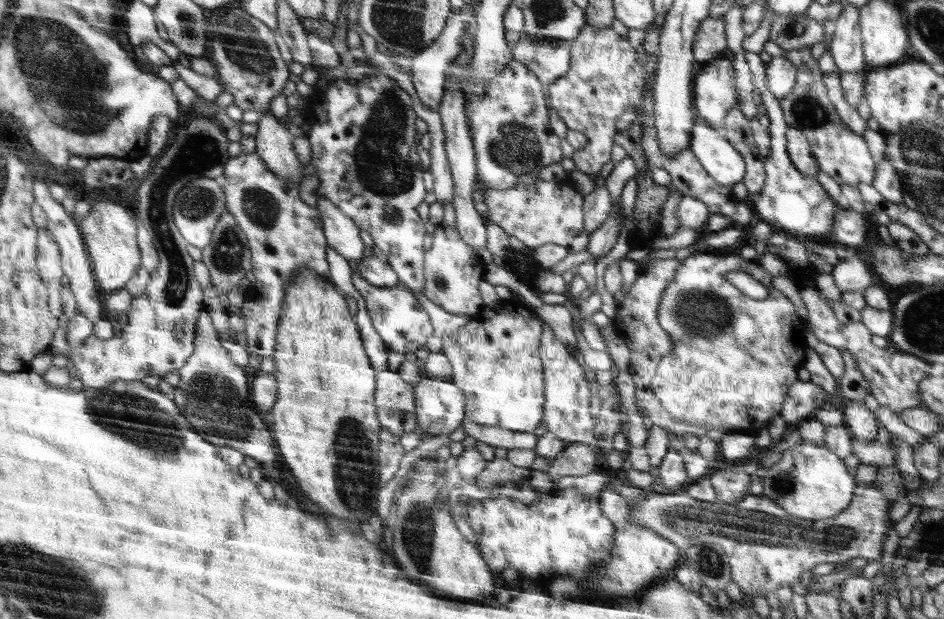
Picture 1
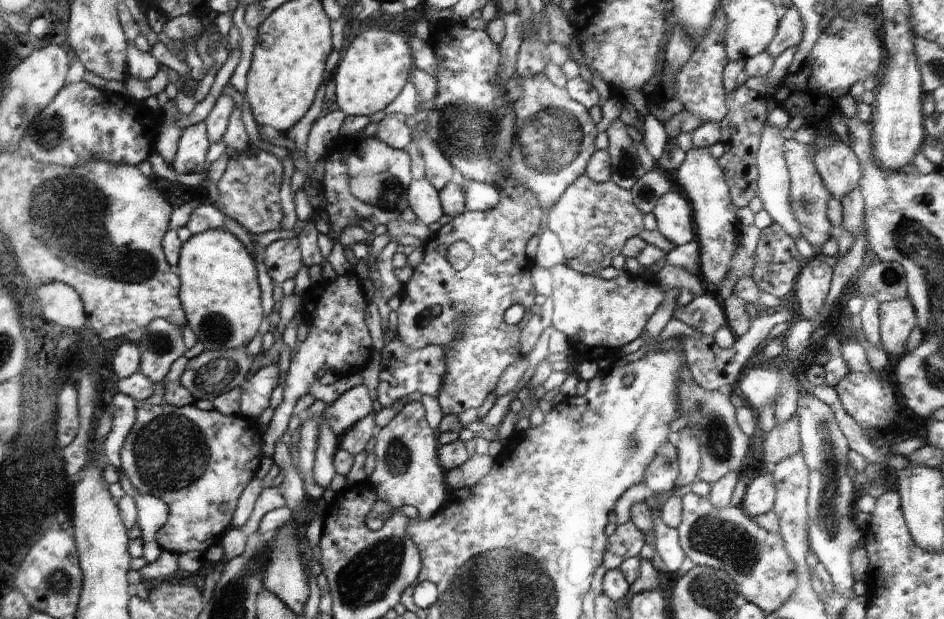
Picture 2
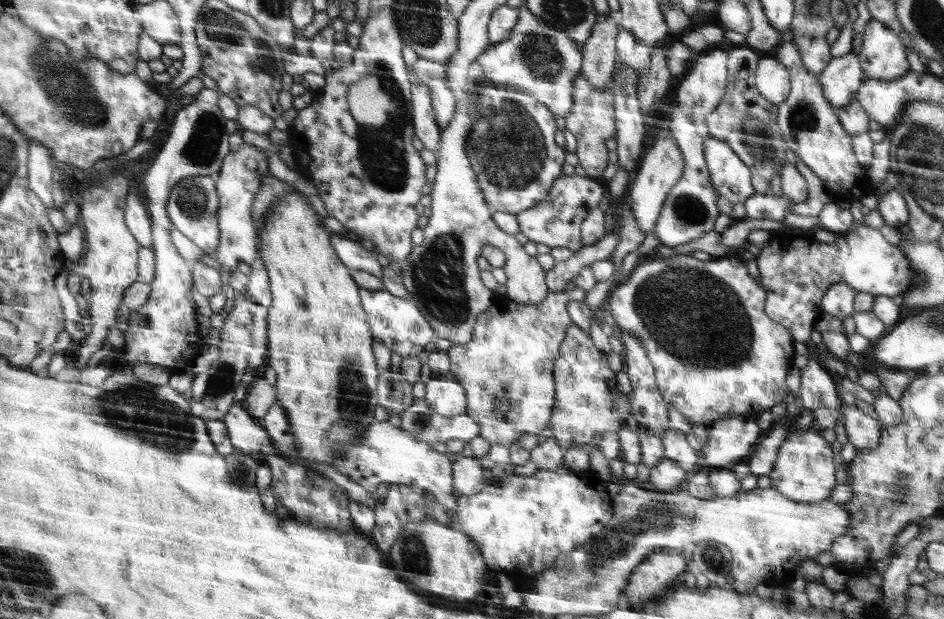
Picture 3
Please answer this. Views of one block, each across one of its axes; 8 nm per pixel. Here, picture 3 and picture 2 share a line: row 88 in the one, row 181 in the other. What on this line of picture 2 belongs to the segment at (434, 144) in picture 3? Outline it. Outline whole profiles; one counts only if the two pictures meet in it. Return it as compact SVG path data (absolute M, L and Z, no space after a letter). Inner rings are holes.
M426 178L414 180L408 190L408 204L416 215L416 221L429 226L444 216L439 191Z

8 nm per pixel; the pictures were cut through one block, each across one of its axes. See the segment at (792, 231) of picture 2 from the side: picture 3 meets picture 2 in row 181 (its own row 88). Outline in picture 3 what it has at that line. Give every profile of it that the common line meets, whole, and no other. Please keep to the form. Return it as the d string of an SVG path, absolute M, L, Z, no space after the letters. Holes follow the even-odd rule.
M772 55L762 56L755 75L755 86L758 86L760 95L765 100L781 104L789 94L789 73L778 58Z

